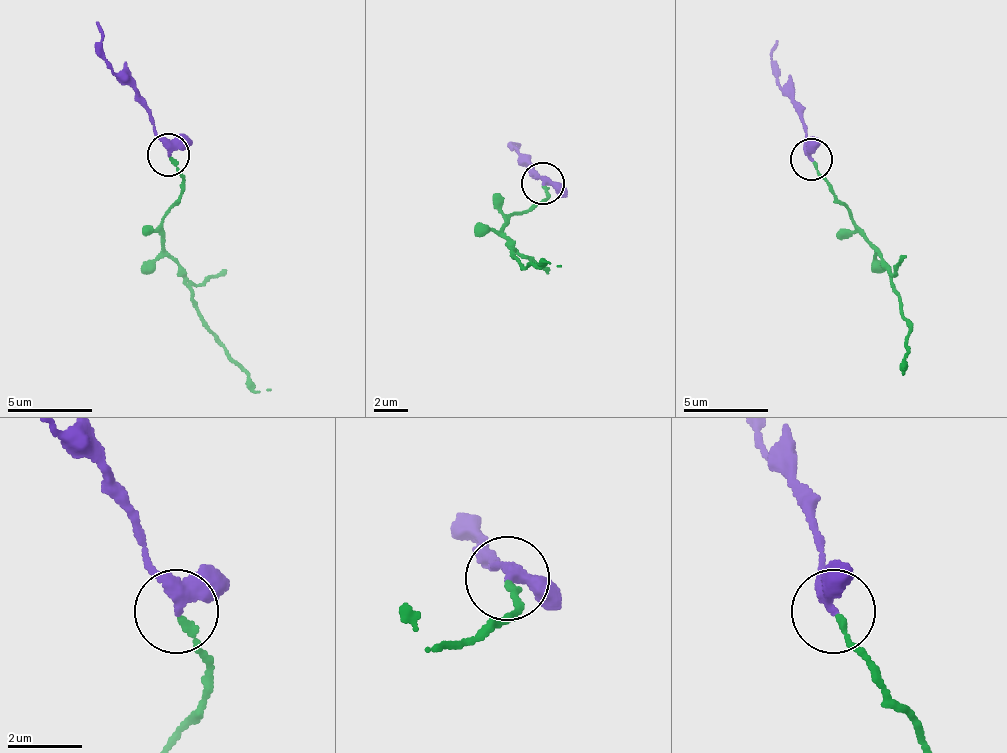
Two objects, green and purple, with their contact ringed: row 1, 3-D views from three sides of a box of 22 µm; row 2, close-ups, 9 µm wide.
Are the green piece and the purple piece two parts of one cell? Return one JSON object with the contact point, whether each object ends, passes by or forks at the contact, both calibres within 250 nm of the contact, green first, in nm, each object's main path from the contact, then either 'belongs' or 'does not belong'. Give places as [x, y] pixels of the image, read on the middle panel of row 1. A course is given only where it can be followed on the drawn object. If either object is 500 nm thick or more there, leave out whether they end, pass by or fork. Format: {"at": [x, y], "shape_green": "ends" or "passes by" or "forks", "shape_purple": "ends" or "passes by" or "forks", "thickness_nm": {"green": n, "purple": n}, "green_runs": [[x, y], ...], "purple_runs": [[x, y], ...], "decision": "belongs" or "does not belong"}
{"at": [543, 183], "shape_green": "ends", "shape_purple": "passes by", "thickness_nm": {"green": 160, "purple": 320}, "green_runs": [[541, 184], [541, 200], [509, 218], [502, 231], [516, 249], [514, 256], [522, 266], [551, 263], [560, 267]], "purple_runs": [[541, 184], [541, 177], [513, 144], [516, 152]], "decision": "belongs"}

